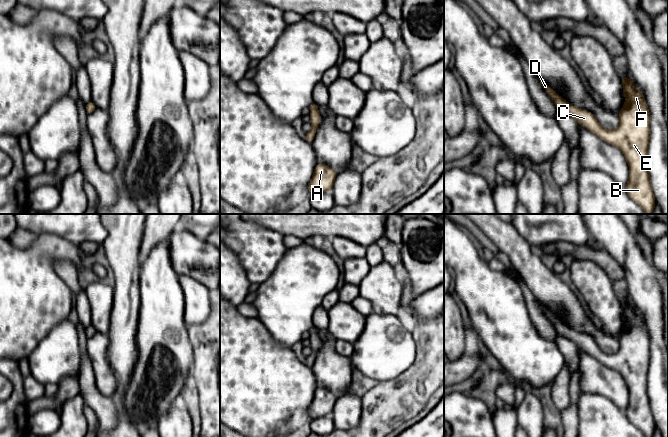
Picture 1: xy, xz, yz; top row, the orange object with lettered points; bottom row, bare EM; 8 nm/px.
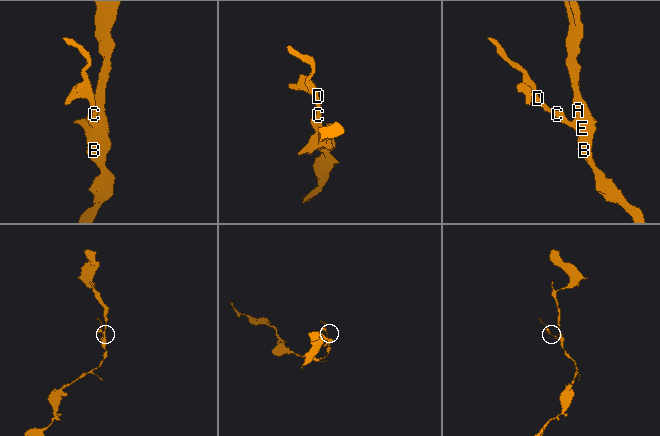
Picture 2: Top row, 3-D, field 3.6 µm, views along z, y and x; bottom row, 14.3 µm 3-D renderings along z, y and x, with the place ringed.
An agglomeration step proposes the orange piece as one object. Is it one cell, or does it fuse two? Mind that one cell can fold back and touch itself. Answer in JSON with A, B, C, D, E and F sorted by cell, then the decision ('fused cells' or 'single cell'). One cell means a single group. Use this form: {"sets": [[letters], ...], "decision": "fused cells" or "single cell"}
{"sets": [["A", "B", "C", "D", "E", "F"]], "decision": "single cell"}

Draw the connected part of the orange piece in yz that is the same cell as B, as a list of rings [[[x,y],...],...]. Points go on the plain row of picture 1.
[[[628,301],[620,302],[626,324],[619,336],[619,351],[615,354],[604,353],[590,335],[574,331],[541,303],[539,305],[555,327],[558,336],[568,338],[603,365],[621,374],[630,393],[629,404],[625,410],[627,418],[646,437],[653,437],[656,425],[647,393],[651,340],[639,313]]]

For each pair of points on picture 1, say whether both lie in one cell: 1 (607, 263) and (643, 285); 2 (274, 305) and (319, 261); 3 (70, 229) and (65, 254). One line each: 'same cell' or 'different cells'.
1: different cells
2: same cell
3: different cells

